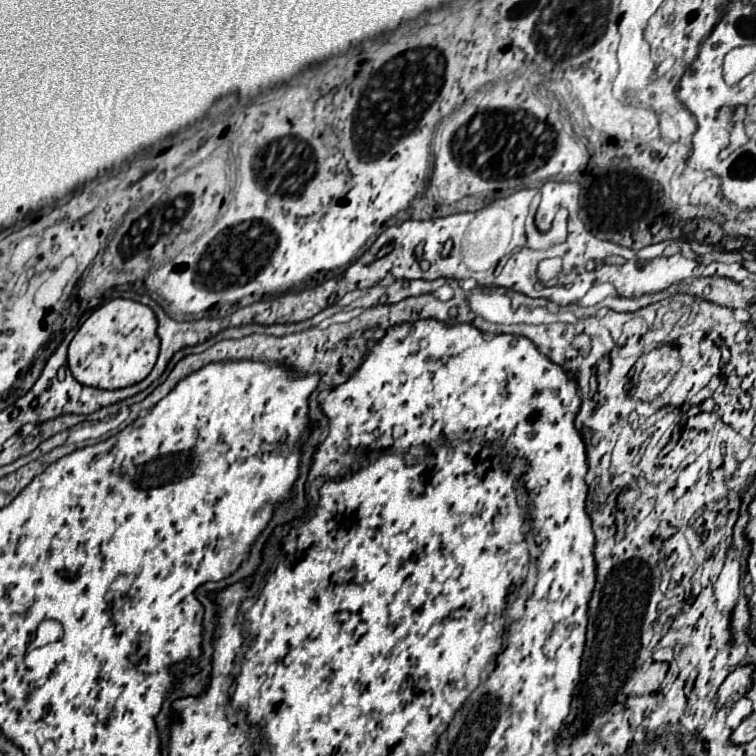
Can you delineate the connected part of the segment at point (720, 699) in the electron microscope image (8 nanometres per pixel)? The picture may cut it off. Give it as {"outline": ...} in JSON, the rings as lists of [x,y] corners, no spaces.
{"outline":[[[738,666],[726,676],[722,686],[718,688],[716,708],[730,708],[734,702],[738,702],[748,692],[752,670],[754,670],[752,666]]]}

